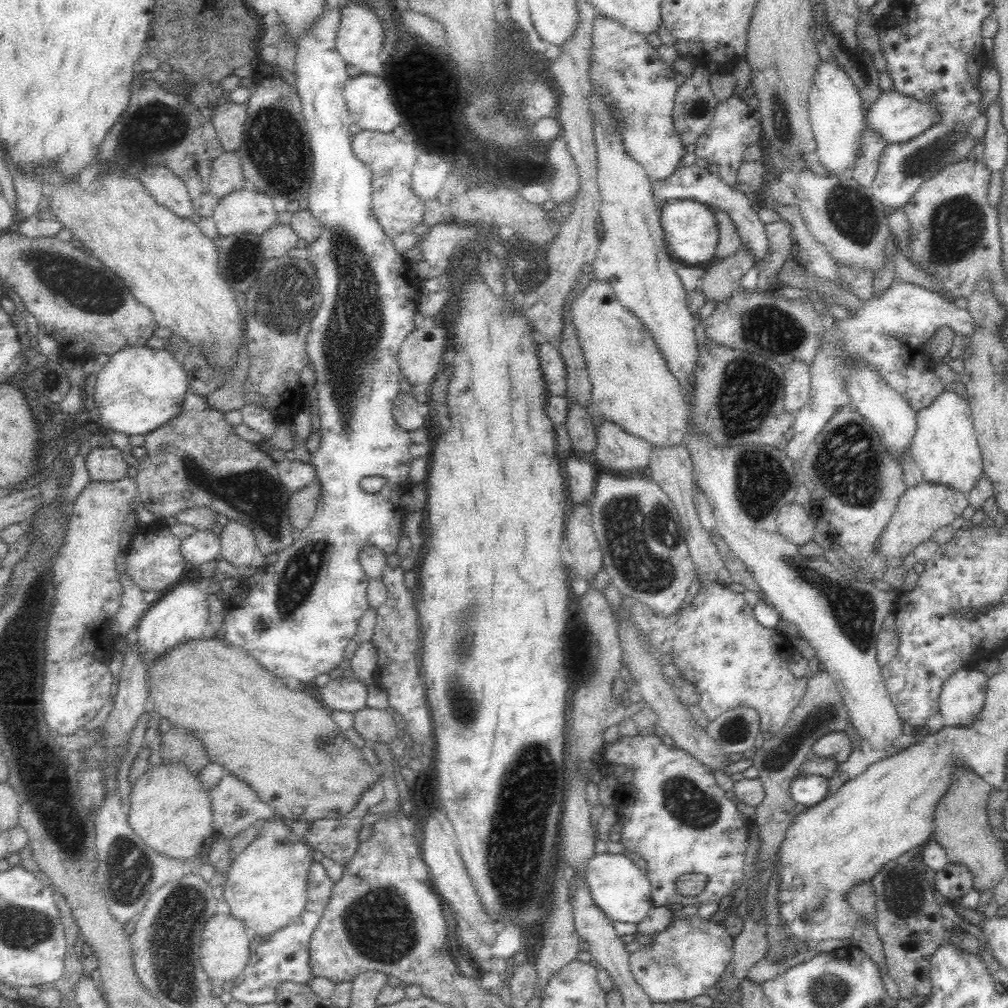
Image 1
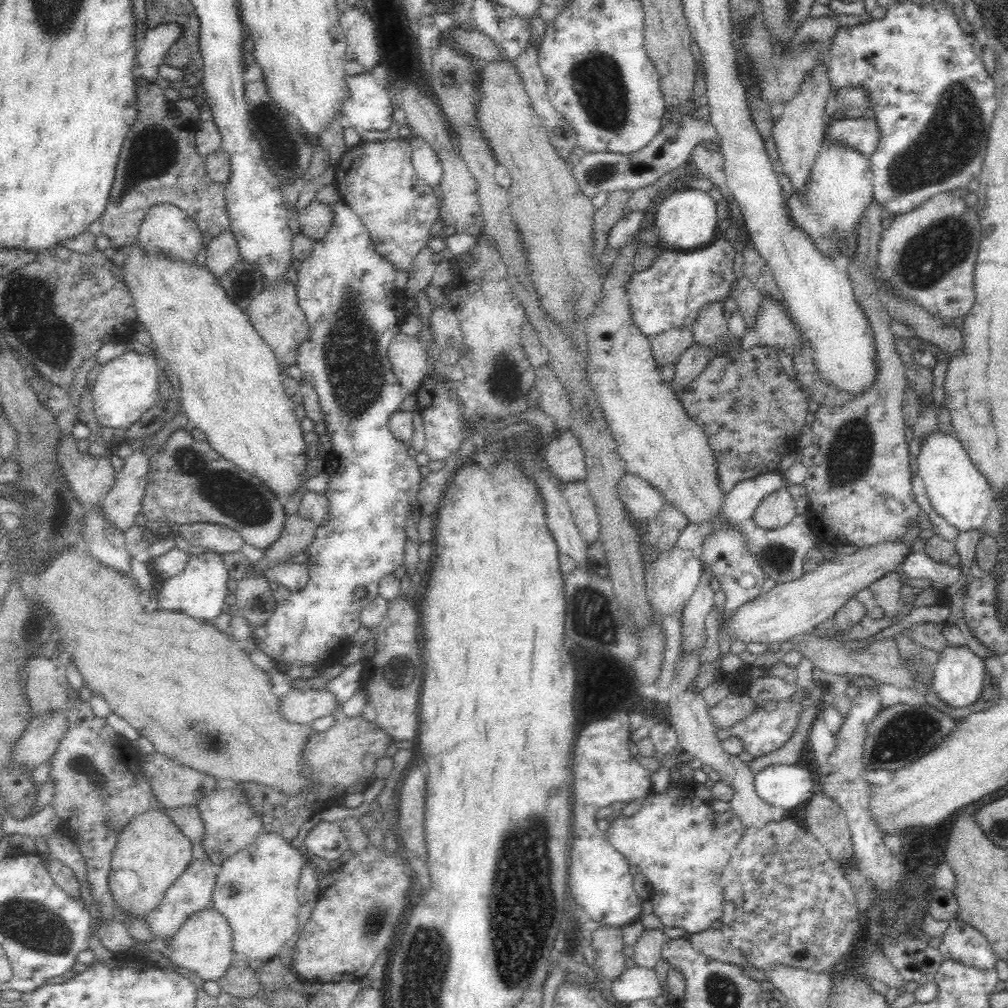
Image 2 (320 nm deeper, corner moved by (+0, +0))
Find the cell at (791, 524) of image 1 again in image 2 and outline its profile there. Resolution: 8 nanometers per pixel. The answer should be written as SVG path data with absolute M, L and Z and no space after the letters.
M784 488L770 492L760 500L752 512L752 520L764 530L786 526L797 515L791 494Z

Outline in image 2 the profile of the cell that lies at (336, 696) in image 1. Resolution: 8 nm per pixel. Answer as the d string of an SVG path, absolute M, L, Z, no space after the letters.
M292 688L281 698L280 715L288 722L312 724L316 718L332 714L337 706L334 694L327 689L305 690Z

